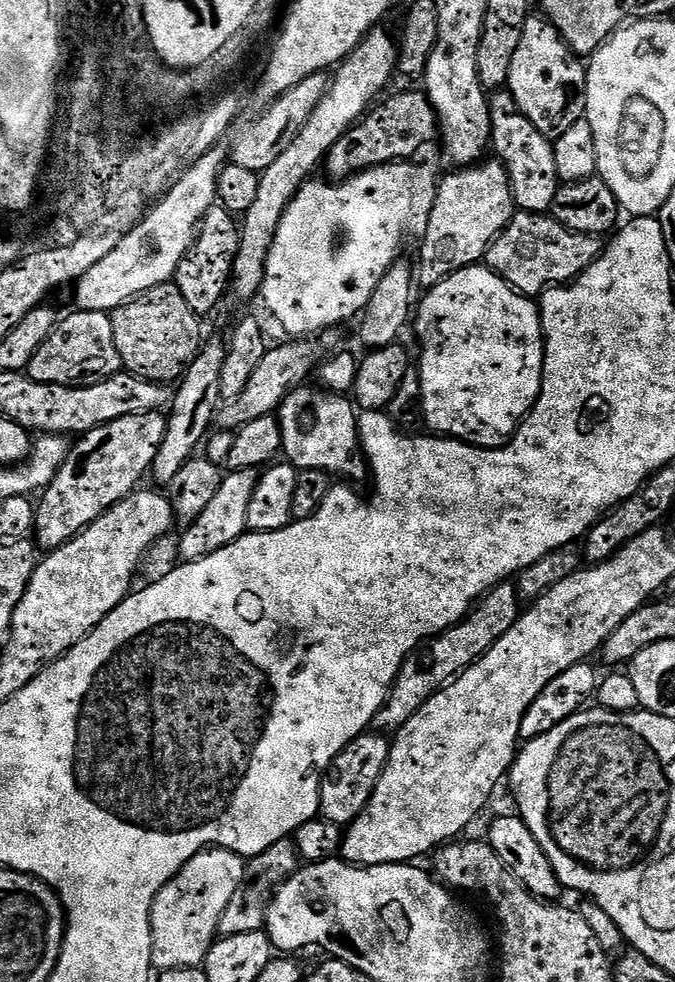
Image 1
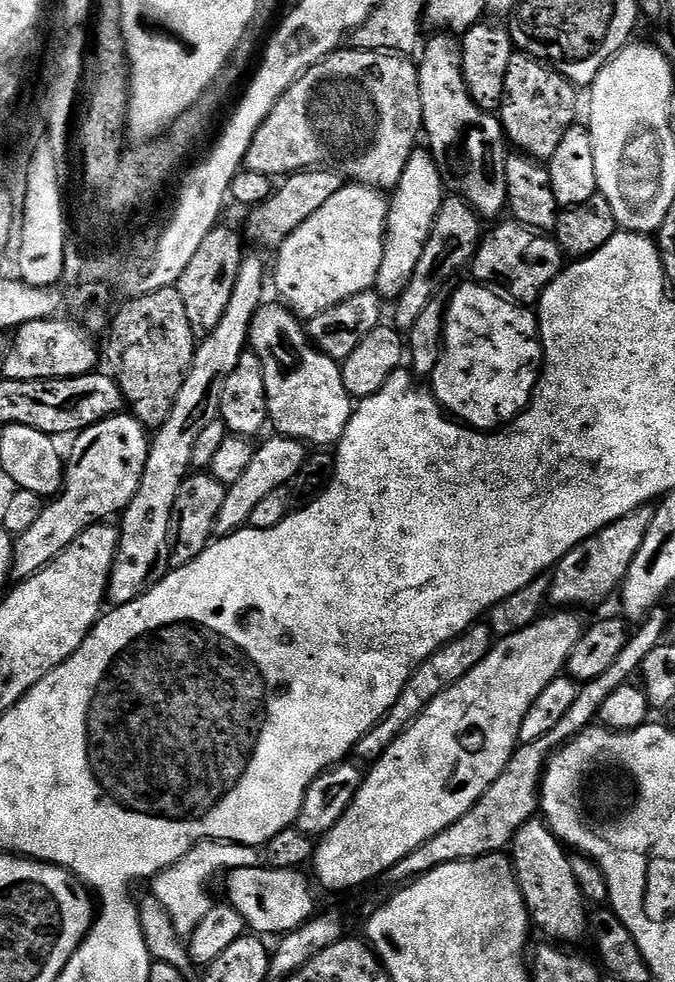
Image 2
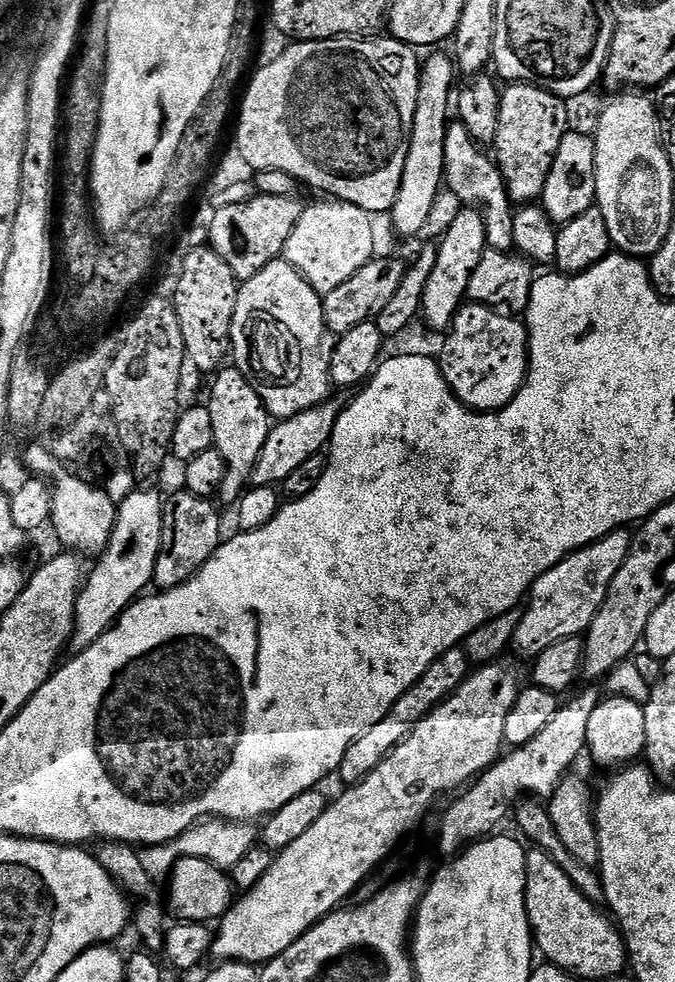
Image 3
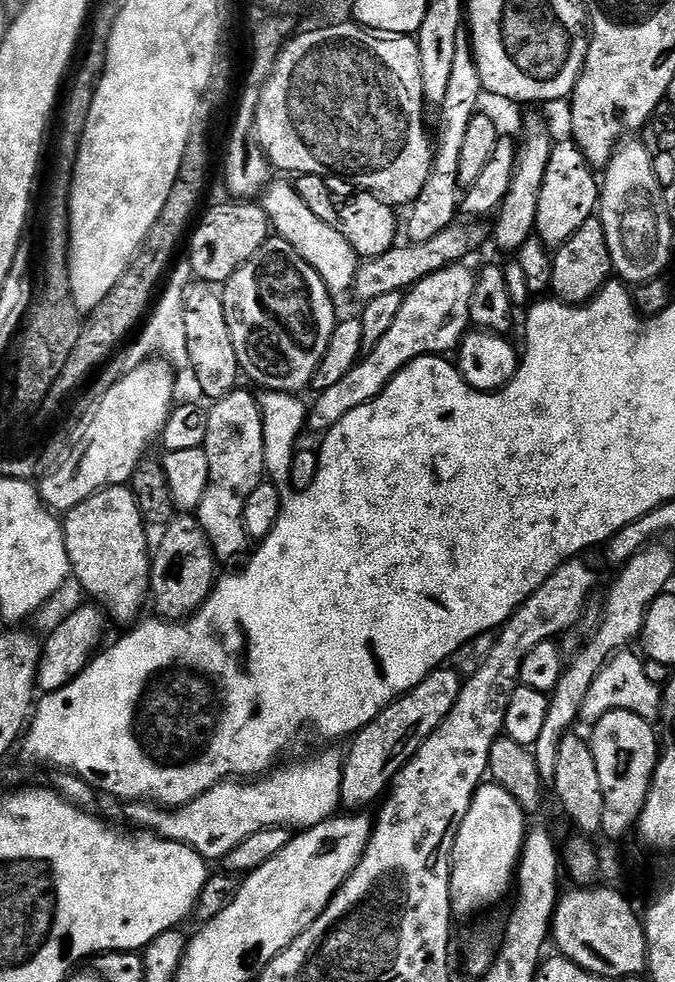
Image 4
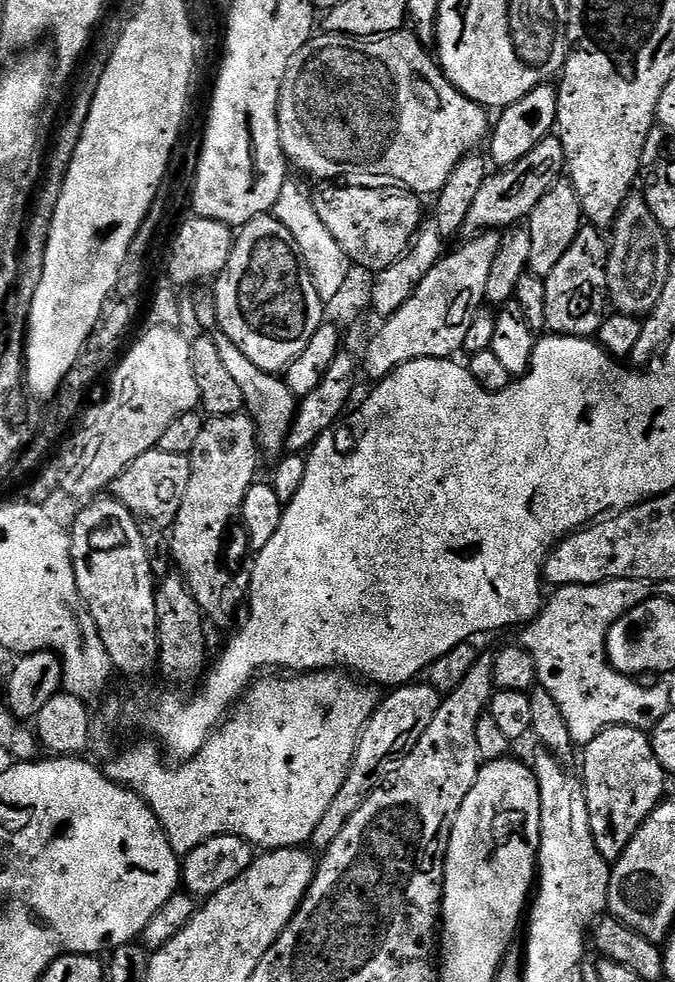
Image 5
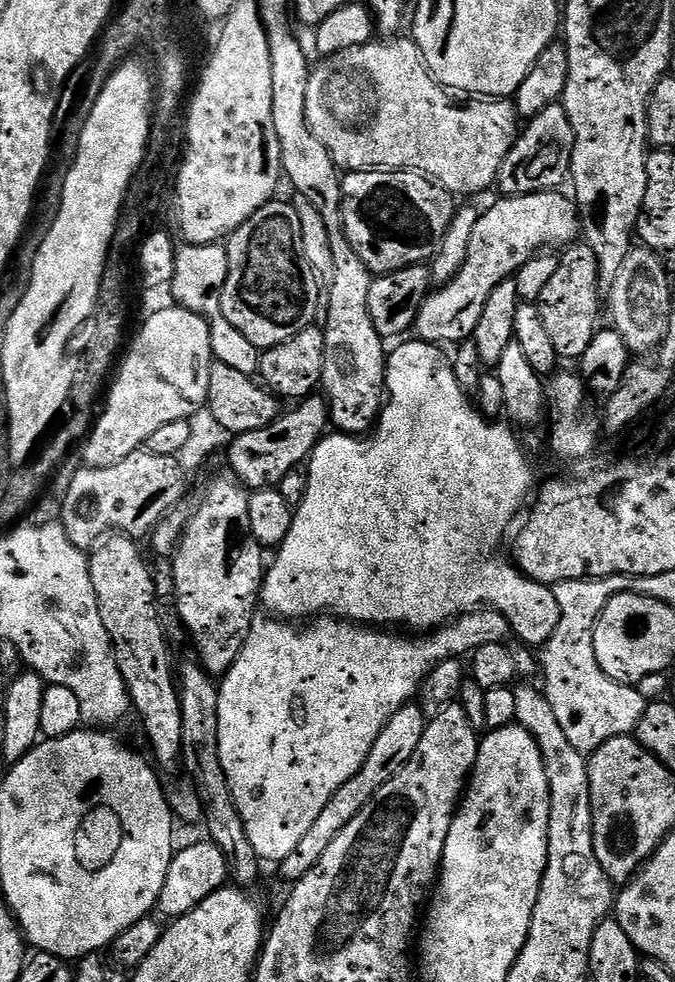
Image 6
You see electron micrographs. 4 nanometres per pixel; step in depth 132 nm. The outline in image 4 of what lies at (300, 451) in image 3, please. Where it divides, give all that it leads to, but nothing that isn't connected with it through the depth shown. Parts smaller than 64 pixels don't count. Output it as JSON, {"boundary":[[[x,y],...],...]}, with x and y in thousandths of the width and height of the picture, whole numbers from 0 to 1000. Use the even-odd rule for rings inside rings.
{"boundary":[[[692,268],[668,269],[664,273],[649,275],[631,283],[625,283],[610,293],[599,297],[596,316],[590,316],[590,324],[572,336],[572,340],[535,366],[526,375],[507,385],[489,397],[473,400],[468,408],[461,408],[456,416],[455,435],[470,442],[487,440],[519,418],[530,418],[530,413],[547,411],[566,401],[569,394],[599,376],[607,369],[622,363],[649,363],[664,357],[680,355],[696,334],[696,299],[702,299],[705,277],[693,274]]]}

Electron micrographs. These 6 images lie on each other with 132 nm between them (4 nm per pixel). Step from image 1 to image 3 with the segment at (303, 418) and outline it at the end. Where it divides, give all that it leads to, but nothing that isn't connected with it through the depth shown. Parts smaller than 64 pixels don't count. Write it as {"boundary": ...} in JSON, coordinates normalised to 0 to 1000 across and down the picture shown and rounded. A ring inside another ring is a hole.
{"boundary":[[[399,265],[388,275],[382,275],[382,279],[357,288],[344,329],[341,363],[348,374],[354,375],[388,405],[399,425],[439,424],[443,420],[470,415],[487,406],[486,395],[493,394],[489,381],[493,351],[480,350],[484,346],[489,346],[489,339],[480,327],[480,307],[476,298],[462,294],[450,280],[425,265]]]}

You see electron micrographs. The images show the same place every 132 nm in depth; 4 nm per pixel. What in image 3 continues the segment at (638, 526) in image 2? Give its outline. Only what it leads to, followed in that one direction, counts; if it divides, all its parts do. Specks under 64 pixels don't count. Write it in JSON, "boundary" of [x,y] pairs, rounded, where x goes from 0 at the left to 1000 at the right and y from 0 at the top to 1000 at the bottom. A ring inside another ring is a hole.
{"boundary":[[[929,537],[911,538],[901,546],[858,558],[855,562],[846,562],[839,569],[799,587],[781,608],[767,642],[759,651],[759,660],[770,660],[772,666],[781,670],[793,670],[803,666],[803,662],[809,662],[809,658],[833,654],[833,650],[864,649],[880,633],[886,621],[892,621],[904,593],[910,593],[910,585],[921,580],[936,559],[938,549],[938,543]]]}

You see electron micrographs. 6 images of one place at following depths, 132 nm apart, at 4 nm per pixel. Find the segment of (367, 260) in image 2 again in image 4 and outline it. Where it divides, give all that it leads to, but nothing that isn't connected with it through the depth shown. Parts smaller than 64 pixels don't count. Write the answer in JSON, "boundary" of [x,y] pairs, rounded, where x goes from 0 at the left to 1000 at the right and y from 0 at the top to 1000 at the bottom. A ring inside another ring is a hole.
{"boundary":[[[413,181],[404,182],[388,197],[388,211],[397,219],[397,227],[401,235],[415,240],[464,275],[477,283],[477,287],[487,297],[502,299],[502,297],[521,297],[521,289],[527,285],[527,275],[530,272],[530,262],[524,251],[495,234],[495,230],[483,230],[453,206],[441,199],[437,190]]]}

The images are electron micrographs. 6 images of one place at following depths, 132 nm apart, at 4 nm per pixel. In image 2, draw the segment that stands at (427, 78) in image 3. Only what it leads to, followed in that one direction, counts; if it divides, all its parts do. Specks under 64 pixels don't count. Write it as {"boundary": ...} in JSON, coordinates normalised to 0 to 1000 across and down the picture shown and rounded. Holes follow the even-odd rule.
{"boundary":[[[633,153],[610,155],[601,165],[601,173],[596,173],[596,181],[590,181],[585,191],[578,196],[566,267],[560,271],[554,290],[564,307],[585,308],[601,293],[601,287],[607,287],[613,271],[619,271],[619,263],[625,263],[625,255],[637,242],[637,234],[643,234],[643,222],[649,222],[649,214],[658,203],[658,183],[640,156]]]}

